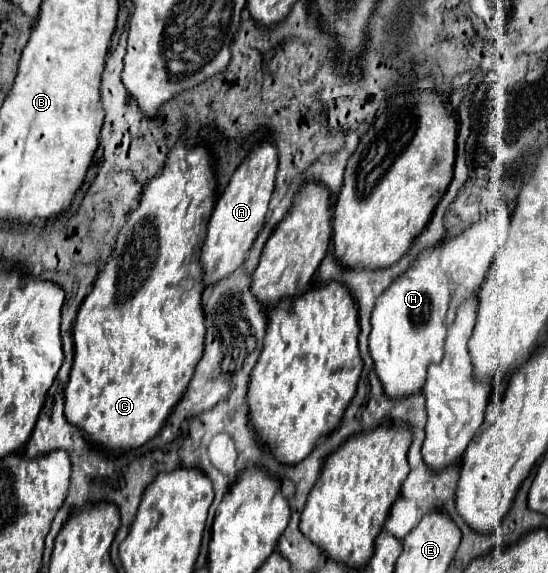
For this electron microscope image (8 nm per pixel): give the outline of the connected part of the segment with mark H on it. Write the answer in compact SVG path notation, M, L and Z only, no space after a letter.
M502 203L498 211L490 213L482 221L454 239L446 239L440 247L426 249L412 267L400 275L380 297L372 315L370 353L376 365L378 379L384 395L390 399L402 399L406 395L420 393L426 381L426 369L434 359L444 357L444 339L456 309L462 299L476 299L484 285L490 265L496 253L504 247L508 237L510 211Z

